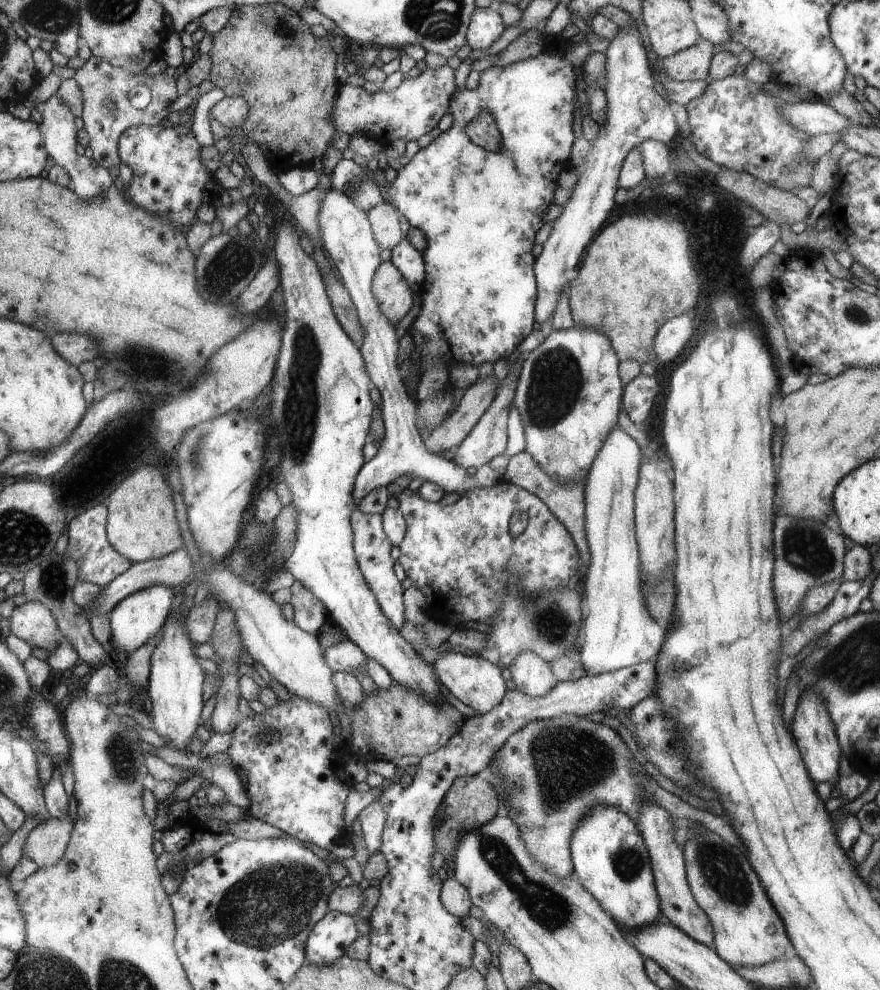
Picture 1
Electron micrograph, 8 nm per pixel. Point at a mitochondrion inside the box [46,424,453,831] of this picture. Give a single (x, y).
(118, 749)

